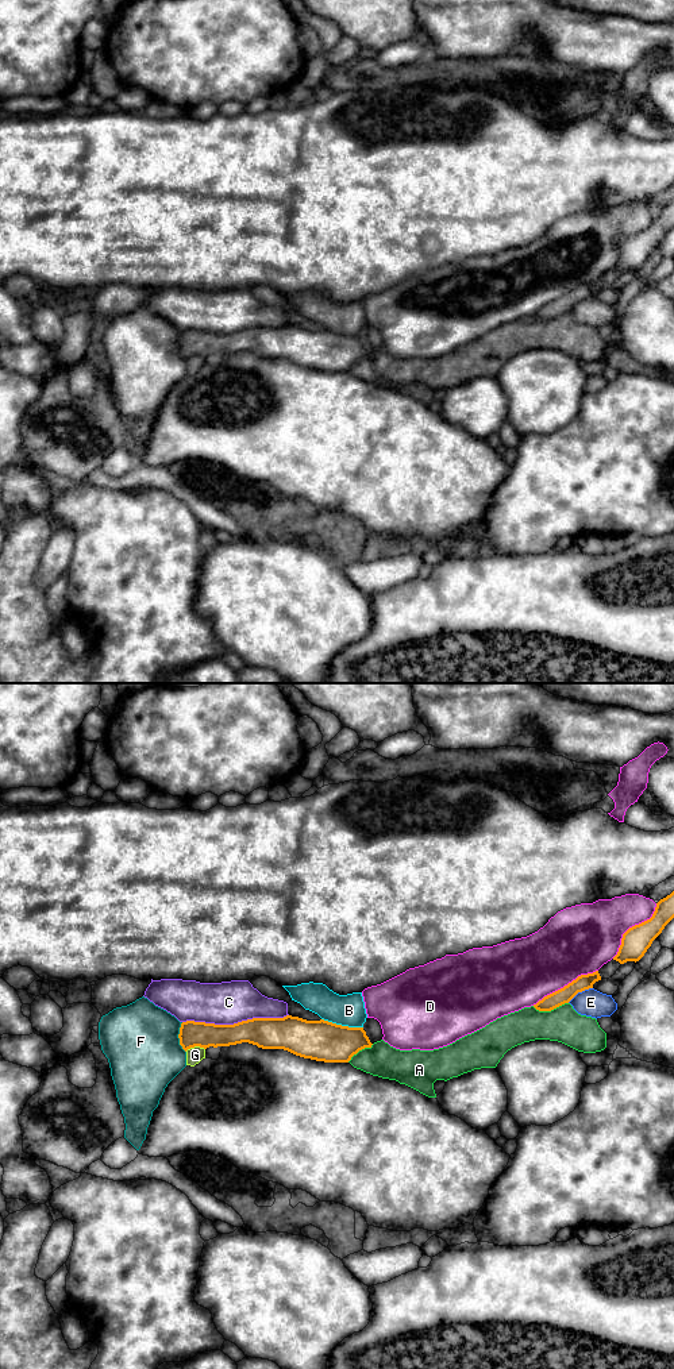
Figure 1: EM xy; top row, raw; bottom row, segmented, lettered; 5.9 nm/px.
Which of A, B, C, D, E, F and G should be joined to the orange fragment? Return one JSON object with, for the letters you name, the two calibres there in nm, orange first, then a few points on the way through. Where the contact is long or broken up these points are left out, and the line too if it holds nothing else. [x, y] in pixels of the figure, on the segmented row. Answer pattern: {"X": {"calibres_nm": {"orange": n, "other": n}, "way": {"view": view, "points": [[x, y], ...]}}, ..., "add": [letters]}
{"add": []}

